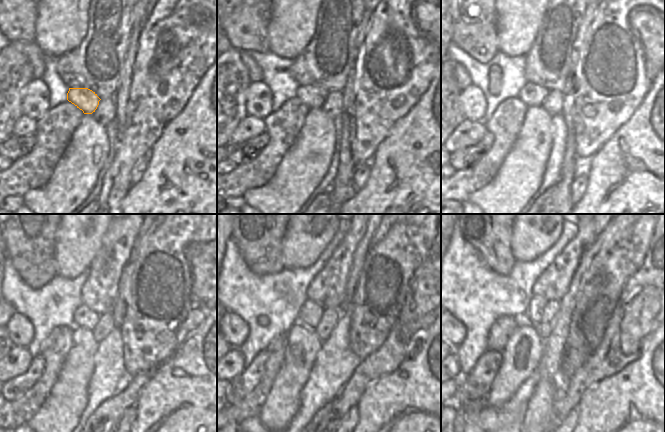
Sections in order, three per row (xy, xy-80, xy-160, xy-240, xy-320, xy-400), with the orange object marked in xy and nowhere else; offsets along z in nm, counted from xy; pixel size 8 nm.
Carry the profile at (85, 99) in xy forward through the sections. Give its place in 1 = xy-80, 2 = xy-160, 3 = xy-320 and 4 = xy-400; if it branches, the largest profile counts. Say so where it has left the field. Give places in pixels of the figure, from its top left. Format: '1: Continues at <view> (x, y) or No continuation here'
1: Continues at xy-80 (313, 97)
2: Continues at xy-160 (532, 94)
3: Continues at xy-320 (310, 313)
4: Continues at xy-400 (537, 304)

